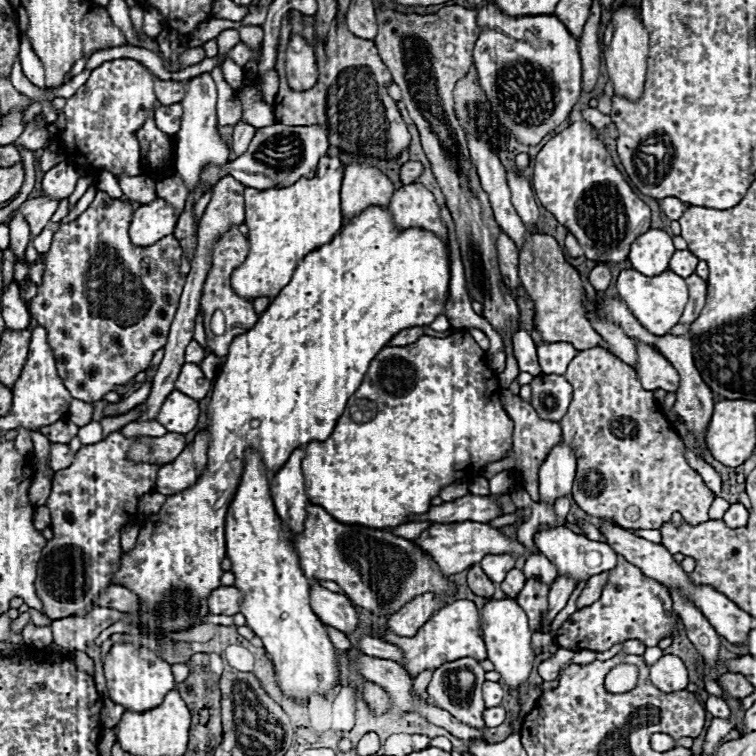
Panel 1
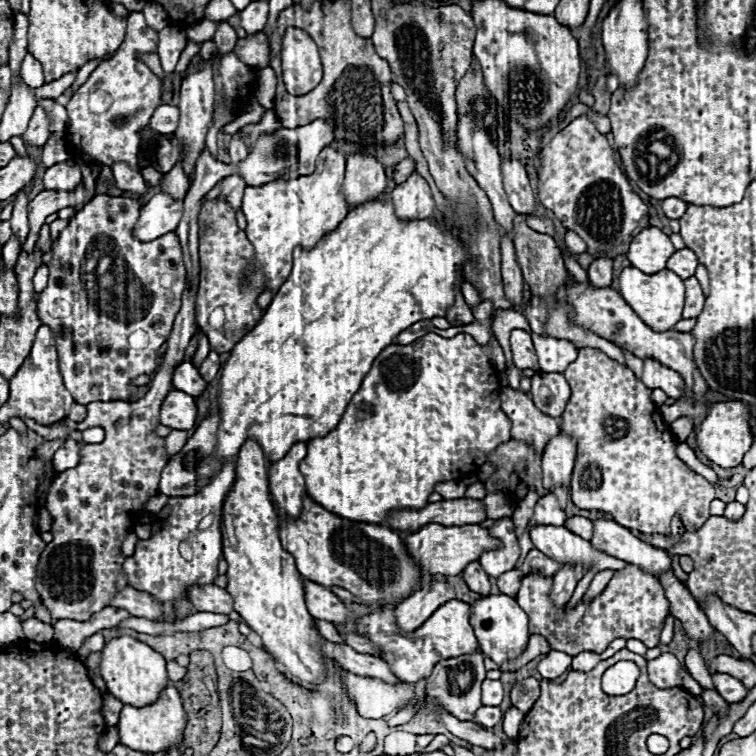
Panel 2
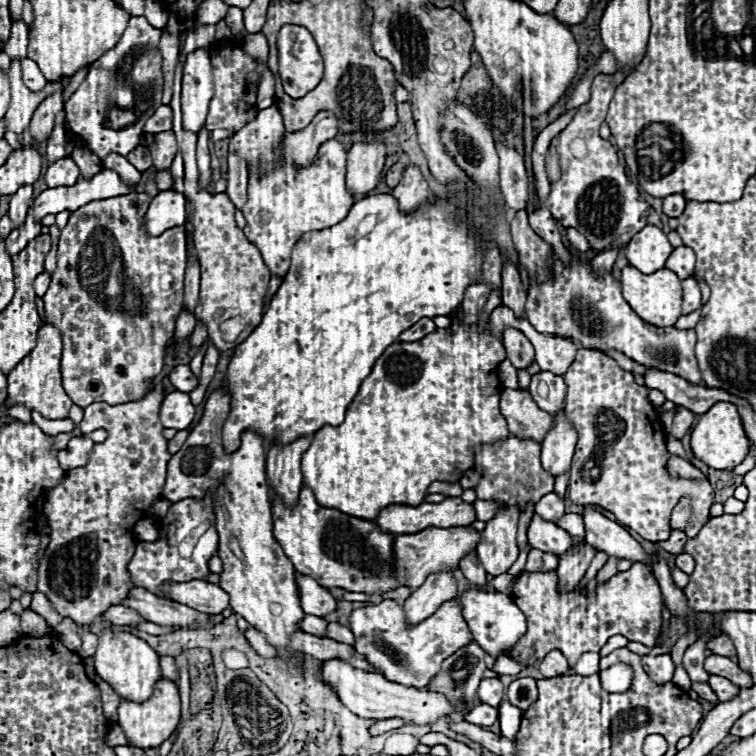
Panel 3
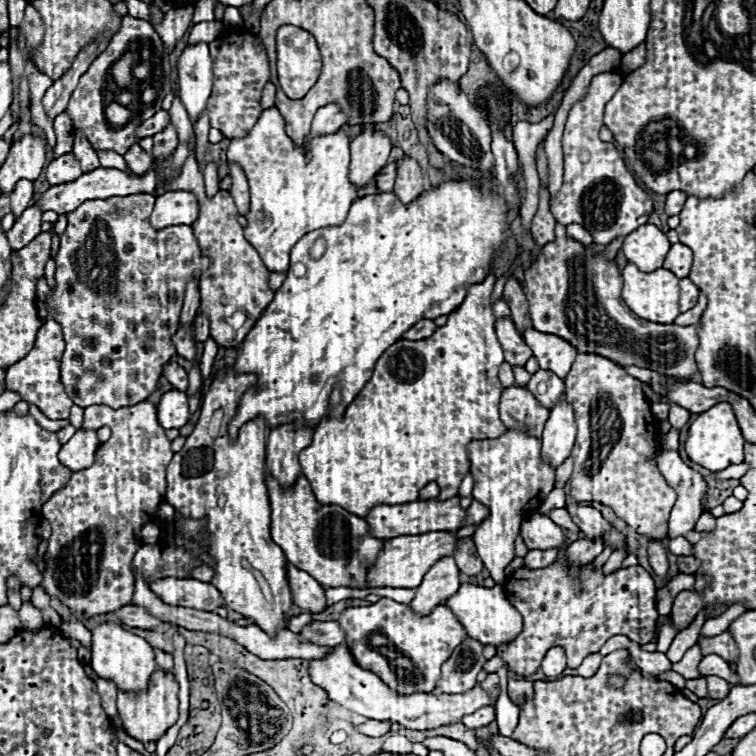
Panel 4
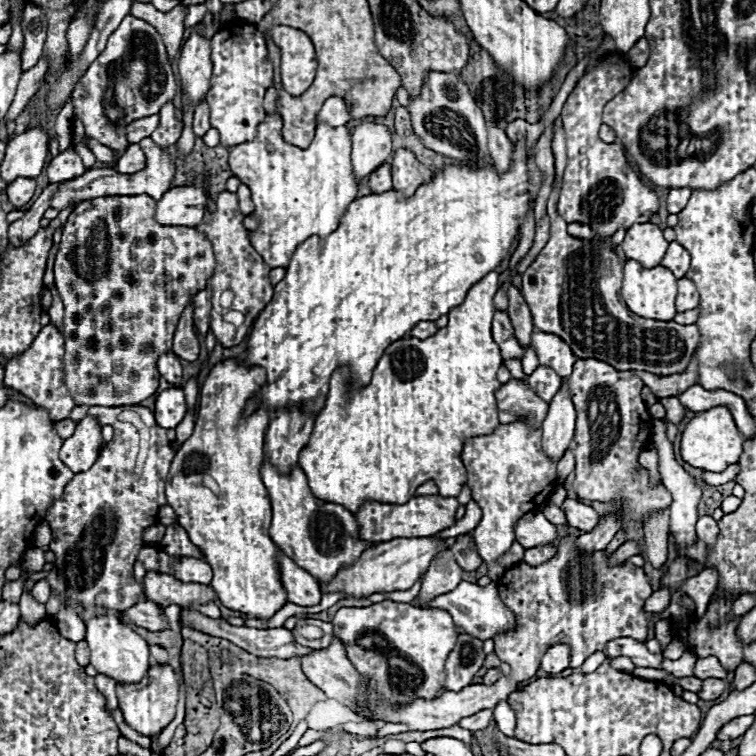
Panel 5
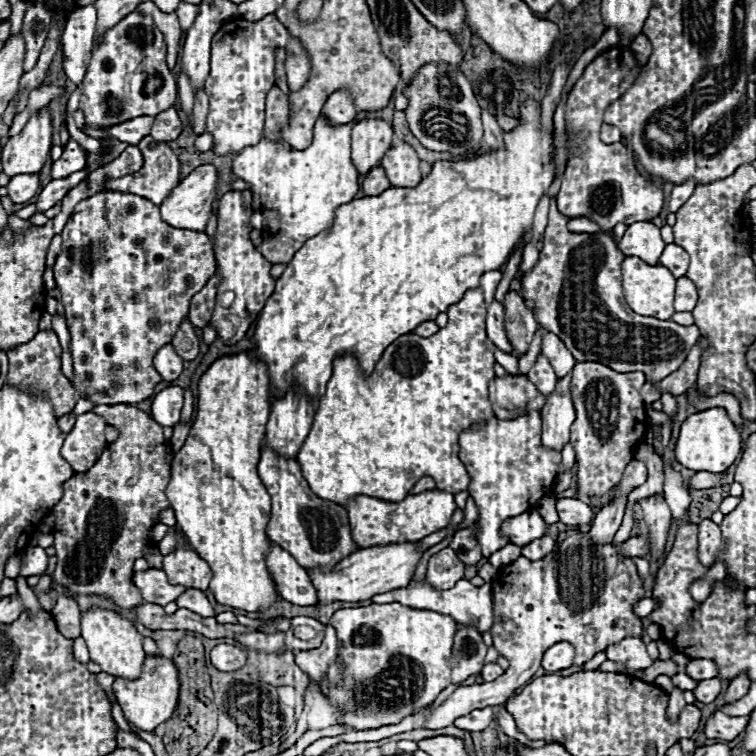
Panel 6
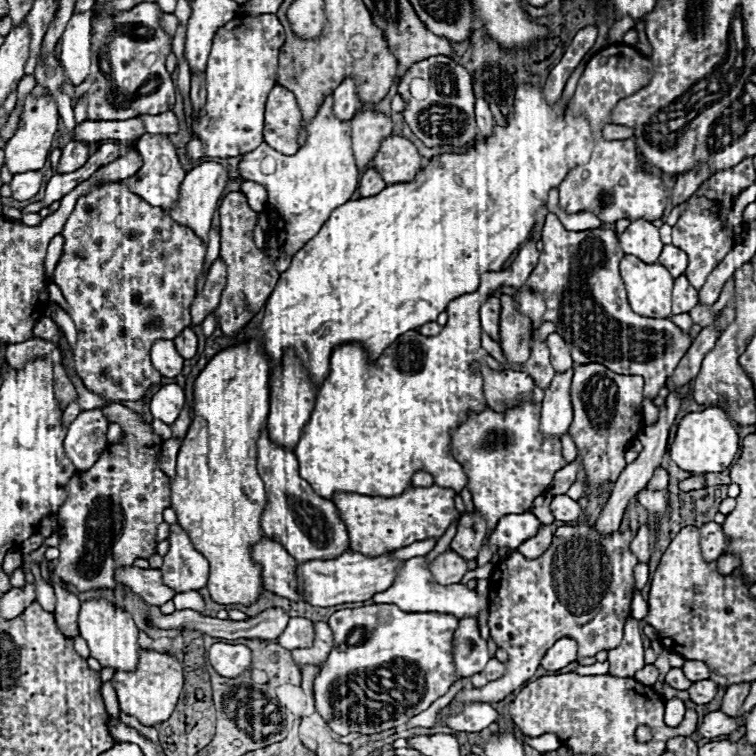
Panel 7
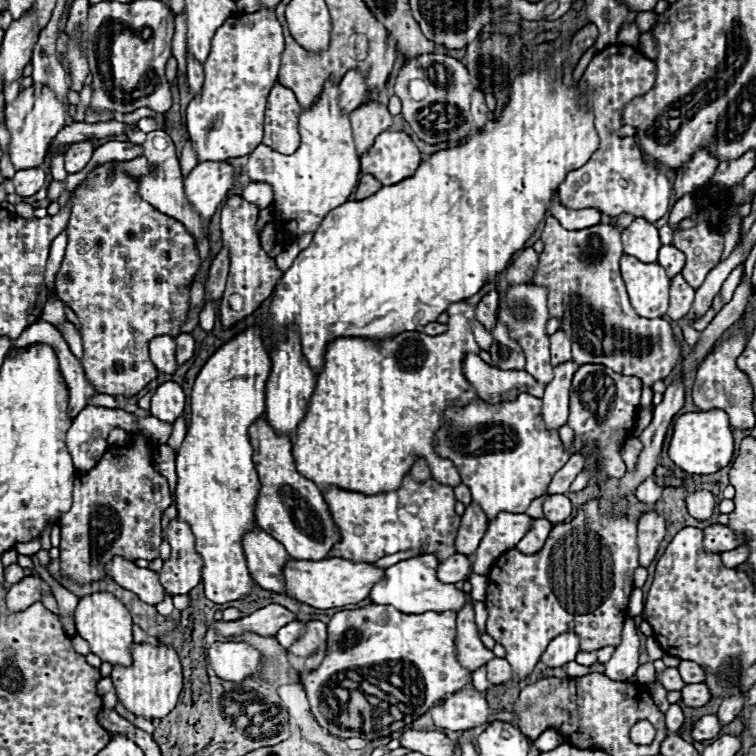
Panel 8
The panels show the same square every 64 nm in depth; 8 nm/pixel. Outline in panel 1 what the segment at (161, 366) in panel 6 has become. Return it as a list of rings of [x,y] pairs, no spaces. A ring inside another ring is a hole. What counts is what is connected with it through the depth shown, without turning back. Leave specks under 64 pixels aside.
[[[184,364],[180,370],[180,376],[176,380],[176,390],[184,392],[186,396],[194,400],[202,400],[212,386],[212,380],[208,380],[198,364]]]

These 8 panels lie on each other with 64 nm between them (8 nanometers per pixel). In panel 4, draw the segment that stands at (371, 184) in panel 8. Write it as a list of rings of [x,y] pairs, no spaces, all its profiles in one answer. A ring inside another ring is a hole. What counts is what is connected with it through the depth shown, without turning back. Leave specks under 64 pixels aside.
[[[392,162],[388,164],[386,168],[382,168],[382,172],[376,176],[376,186],[382,190],[382,192],[392,192],[392,186],[396,182],[396,168],[398,164]]]

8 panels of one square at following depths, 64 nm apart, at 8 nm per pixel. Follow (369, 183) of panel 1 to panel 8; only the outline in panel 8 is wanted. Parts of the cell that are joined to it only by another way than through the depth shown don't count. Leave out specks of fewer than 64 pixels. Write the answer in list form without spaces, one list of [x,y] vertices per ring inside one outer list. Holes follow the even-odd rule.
[[[368,102],[350,114],[350,122],[354,130],[356,152],[362,156],[372,148],[374,140],[392,126],[392,116],[382,104]]]

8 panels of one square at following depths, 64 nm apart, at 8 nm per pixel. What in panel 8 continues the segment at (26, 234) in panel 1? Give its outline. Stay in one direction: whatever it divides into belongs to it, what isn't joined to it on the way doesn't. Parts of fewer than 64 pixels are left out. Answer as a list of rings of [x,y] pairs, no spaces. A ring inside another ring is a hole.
[[[28,168],[28,170],[18,170],[12,178],[12,184],[16,188],[16,194],[22,198],[34,196],[42,186],[44,186],[44,172],[40,168]]]

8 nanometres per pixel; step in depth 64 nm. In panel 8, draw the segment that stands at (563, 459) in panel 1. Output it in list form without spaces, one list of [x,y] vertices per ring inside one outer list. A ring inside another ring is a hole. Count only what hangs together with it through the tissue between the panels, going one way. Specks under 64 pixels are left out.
[[[566,362],[562,366],[554,368],[554,378],[546,386],[544,398],[542,398],[542,420],[548,430],[558,430],[568,422],[570,414],[570,382],[574,372],[578,370],[578,364]]]

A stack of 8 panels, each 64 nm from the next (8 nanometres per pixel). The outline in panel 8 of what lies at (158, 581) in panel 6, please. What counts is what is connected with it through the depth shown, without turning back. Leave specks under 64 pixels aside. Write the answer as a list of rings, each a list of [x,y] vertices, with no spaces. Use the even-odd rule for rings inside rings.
[[[114,558],[108,564],[108,574],[116,584],[138,594],[140,600],[144,600],[146,604],[158,604],[168,594],[162,588],[162,584],[158,584],[158,572],[148,568],[138,568],[134,562]]]

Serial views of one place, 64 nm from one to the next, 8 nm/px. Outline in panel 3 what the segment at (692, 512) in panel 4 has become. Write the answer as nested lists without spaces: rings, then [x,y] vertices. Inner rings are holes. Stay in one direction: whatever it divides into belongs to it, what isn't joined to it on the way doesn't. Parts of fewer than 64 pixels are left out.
[[[672,456],[672,458],[670,458],[668,470],[670,470],[670,474],[674,474],[674,476],[690,476],[690,478],[704,480],[704,474],[702,474],[698,468],[694,468],[692,464],[688,464],[686,460],[682,460],[682,458],[678,458],[678,456]],[[682,500],[674,510],[672,510],[672,528],[678,528],[678,530],[684,530],[686,524],[688,524],[688,516],[690,516],[690,506],[688,506],[688,500]]]

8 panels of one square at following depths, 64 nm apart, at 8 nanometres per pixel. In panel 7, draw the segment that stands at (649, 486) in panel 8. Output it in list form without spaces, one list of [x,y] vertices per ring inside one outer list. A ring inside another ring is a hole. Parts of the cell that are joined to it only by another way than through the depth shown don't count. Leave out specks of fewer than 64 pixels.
[[[646,490],[646,492],[640,494],[638,502],[640,502],[640,504],[642,504],[642,506],[656,518],[656,522],[658,522],[658,518],[660,518],[662,514],[666,514],[666,510],[668,510],[668,502],[666,502],[662,490],[660,490],[660,492]]]

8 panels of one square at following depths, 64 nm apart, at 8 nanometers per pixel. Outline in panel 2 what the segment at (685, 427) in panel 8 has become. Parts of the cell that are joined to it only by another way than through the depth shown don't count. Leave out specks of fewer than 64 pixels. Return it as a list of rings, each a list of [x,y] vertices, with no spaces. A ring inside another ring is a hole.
[[[728,400],[728,402],[712,404],[706,420],[696,432],[696,442],[698,442],[698,448],[708,456],[708,460],[716,462],[718,466],[722,468],[740,466],[744,454],[750,450],[754,442],[754,434],[750,428],[750,404],[742,400]]]

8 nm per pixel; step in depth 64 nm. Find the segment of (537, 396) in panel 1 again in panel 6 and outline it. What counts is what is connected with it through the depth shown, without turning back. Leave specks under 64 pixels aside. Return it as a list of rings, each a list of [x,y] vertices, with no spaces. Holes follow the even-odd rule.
[[[540,356],[538,362],[532,366],[532,370],[528,372],[528,378],[538,388],[538,392],[544,396],[552,394],[556,388],[556,382],[558,382],[558,376],[554,374],[554,370],[550,368],[550,364],[544,356]]]

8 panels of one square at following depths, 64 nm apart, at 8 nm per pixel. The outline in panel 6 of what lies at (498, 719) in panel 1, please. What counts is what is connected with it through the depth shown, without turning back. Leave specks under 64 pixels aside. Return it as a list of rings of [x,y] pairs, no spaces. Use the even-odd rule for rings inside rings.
[[[480,708],[470,712],[468,716],[462,716],[454,722],[456,728],[468,730],[468,732],[480,732],[494,720],[494,708]]]

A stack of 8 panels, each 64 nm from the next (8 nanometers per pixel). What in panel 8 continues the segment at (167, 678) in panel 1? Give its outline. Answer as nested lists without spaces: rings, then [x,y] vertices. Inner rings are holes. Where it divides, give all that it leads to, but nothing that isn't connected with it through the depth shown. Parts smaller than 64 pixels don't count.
[[[108,592],[84,596],[78,602],[74,618],[76,618],[78,636],[82,636],[90,644],[90,652],[96,654],[102,662],[110,662],[110,664],[118,664],[118,666],[130,666],[132,664],[130,648],[134,644],[134,638],[132,638],[132,626],[134,624],[132,624],[130,612],[124,608],[124,604],[120,600],[116,600]]]

